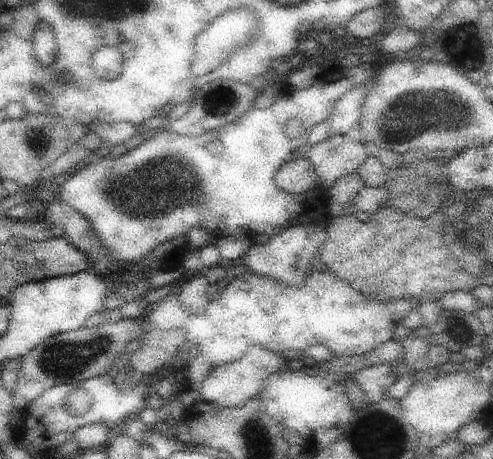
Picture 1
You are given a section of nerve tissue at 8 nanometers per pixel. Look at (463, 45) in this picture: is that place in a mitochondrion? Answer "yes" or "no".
yes

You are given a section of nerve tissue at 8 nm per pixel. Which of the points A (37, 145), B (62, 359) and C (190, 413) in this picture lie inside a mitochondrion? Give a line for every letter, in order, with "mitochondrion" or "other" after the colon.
A: mitochondrion
B: mitochondrion
C: other

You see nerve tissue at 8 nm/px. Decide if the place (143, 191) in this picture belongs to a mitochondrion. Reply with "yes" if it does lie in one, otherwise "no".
yes

